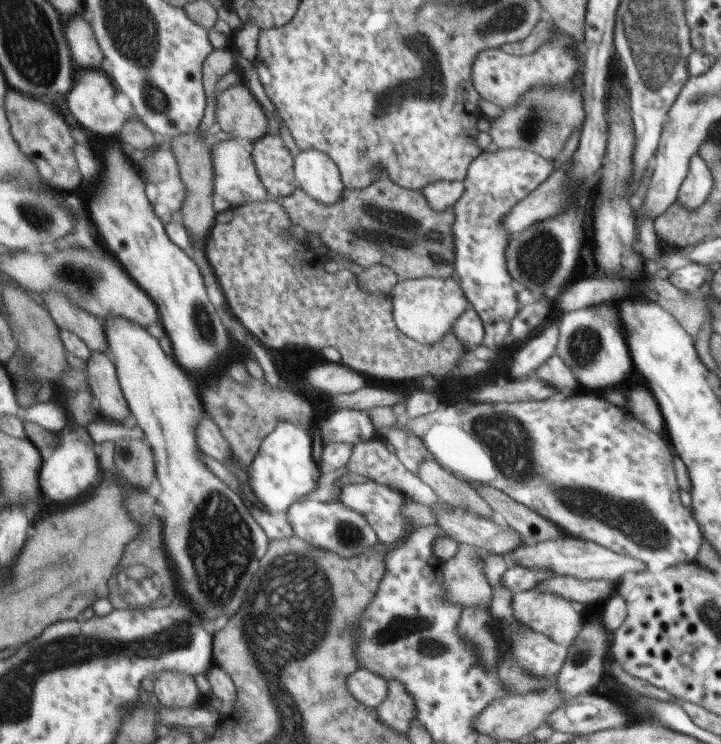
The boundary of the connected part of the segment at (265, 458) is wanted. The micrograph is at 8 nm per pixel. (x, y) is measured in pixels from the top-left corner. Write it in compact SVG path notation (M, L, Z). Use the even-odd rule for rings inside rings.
M280 422L264 440L266 444L262 444L262 452L256 456L258 460L255 458L254 464L248 468L249 487L268 514L288 512L320 485L318 480L322 472L312 457L312 439L304 430L288 422Z

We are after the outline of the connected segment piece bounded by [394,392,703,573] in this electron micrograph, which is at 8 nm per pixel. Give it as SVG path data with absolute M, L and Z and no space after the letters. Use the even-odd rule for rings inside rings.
M586 392L584 396L582 394L574 394L574 396L566 398L566 400L548 398L548 400L540 400L540 402L520 401L518 404L505 402L472 403L467 405L440 404L435 412L415 419L406 418L405 420L399 420L394 424L394 427L402 427L404 430L410 429L415 435L418 435L426 445L428 454L432 455L446 472L473 486L492 487L507 494L512 500L522 503L530 510L551 520L555 525L566 530L570 536L595 542L612 552L641 560L647 564L648 570L653 570L655 573L668 567L694 563L697 560L698 550L701 550L703 536L696 518L692 518L690 510L686 510L682 506L682 502L680 502L680 490L678 490L677 476L674 476L674 464L672 464L672 455L674 453L670 452L670 449L658 434L646 430L636 418L632 418L632 414L628 410L624 410L624 408L612 406L608 400L598 398L596 394L588 394Z

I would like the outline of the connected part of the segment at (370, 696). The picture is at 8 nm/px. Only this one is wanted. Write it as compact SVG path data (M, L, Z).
M360 667L347 680L349 691L362 703L370 708L377 708L388 698L387 680L378 673Z

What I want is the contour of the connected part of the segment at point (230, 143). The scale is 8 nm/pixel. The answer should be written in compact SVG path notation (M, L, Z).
M236 138L226 141L214 140L214 146L211 149L213 150L215 172L214 194L218 194L220 198L224 198L226 202L229 202L234 207L263 201L270 197L259 179L249 144L243 143Z

